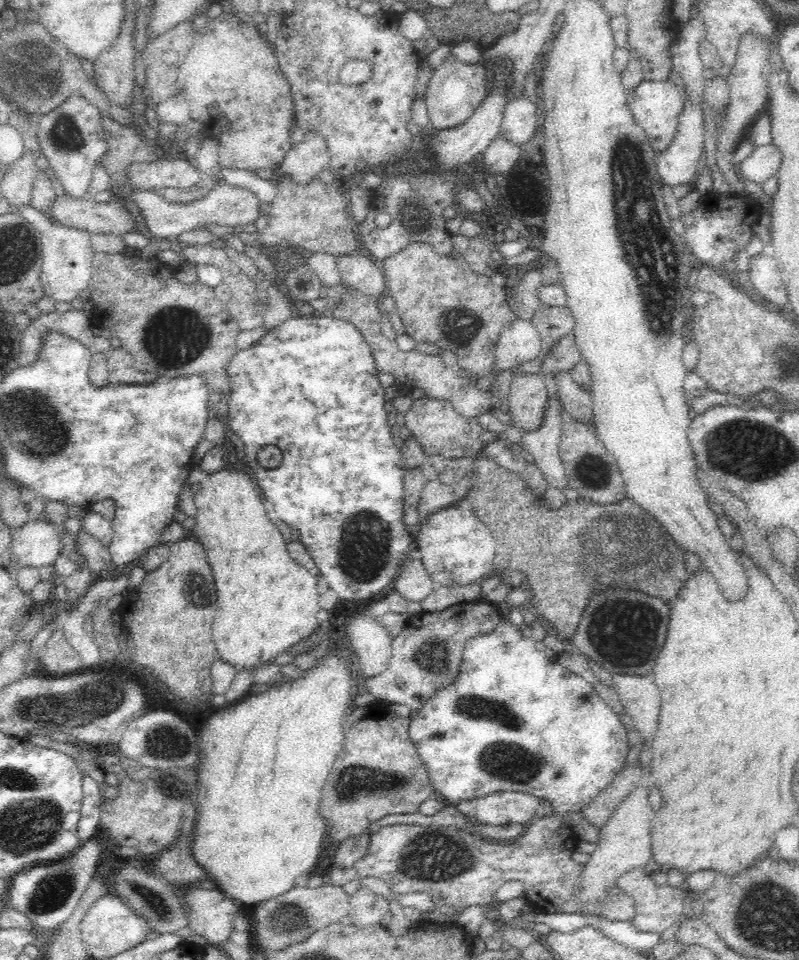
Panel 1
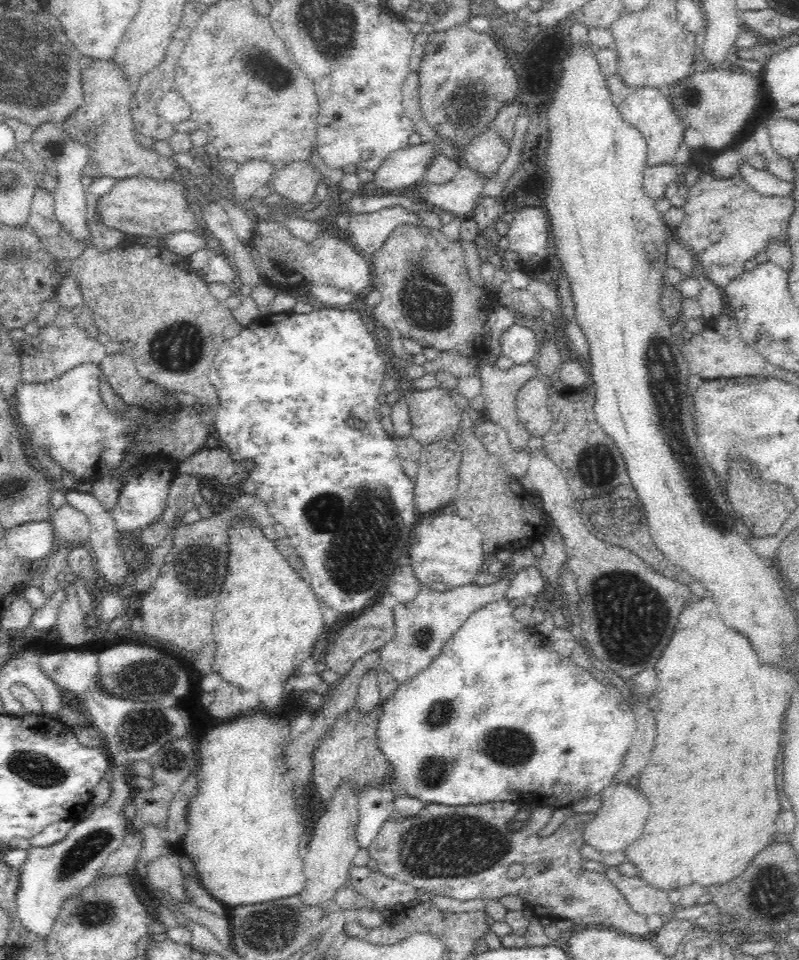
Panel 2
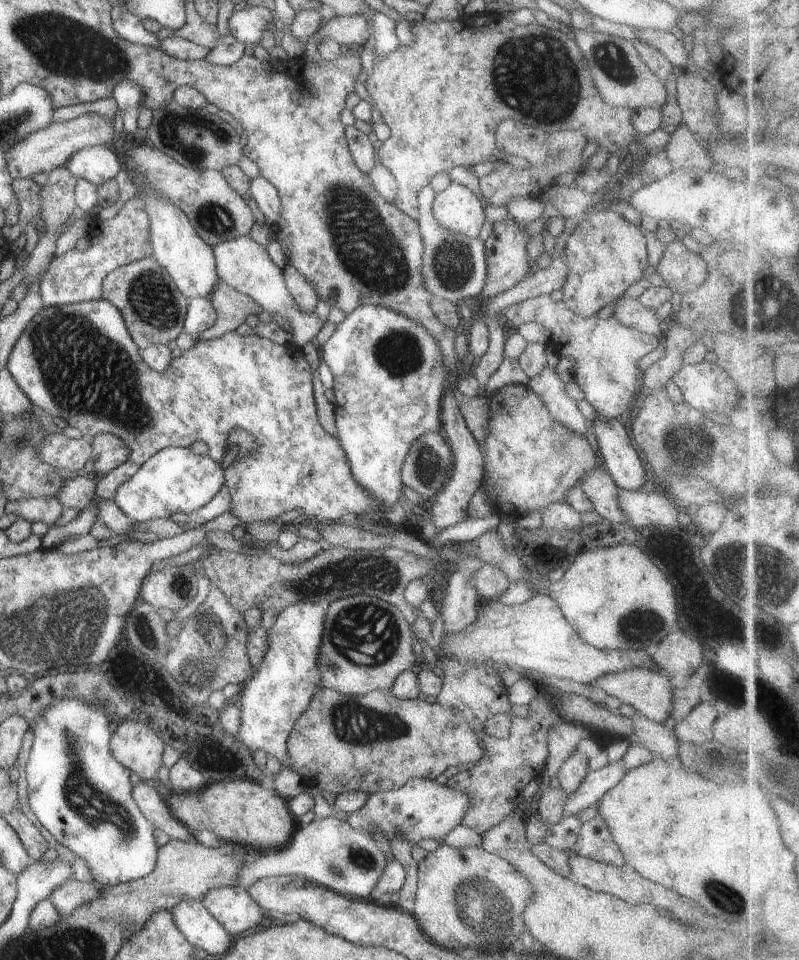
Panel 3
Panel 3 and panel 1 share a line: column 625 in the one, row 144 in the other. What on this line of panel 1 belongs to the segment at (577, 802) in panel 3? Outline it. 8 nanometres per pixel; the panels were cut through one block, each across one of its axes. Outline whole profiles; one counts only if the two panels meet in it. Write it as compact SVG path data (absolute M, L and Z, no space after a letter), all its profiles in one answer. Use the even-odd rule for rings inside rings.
M774 143L756 147L740 163L740 176L761 186L765 180L778 172L780 162L782 162L782 151Z

